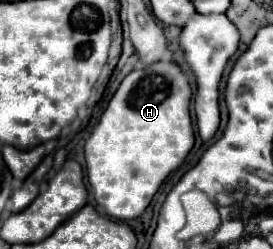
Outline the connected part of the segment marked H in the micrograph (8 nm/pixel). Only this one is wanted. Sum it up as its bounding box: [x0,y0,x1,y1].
[84,62,194,220]

